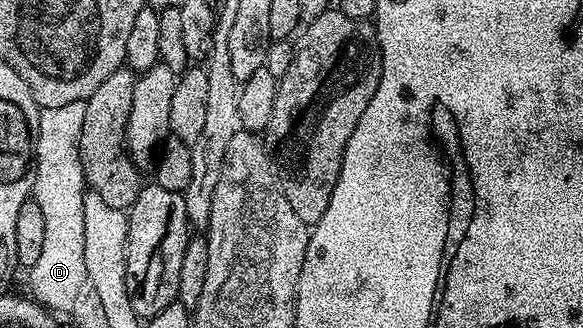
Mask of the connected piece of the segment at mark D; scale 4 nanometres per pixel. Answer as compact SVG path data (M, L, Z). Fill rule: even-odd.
M77 100L76 102L68 102L68 106L56 106L55 108L43 108L37 114L38 116L38 128L36 124L36 135L32 140L32 198L40 206L40 211L44 213L44 251L40 253L40 259L36 261L36 266L29 269L28 276L30 276L30 288L33 299L37 303L45 306L47 309L55 310L54 308L64 308L64 310L70 310L73 306L73 302L76 299L82 287L88 284L86 278L86 267L84 266L84 198L88 194L86 186L86 180L82 174L82 159L80 158L80 126L84 126L84 110L86 109L83 101Z

